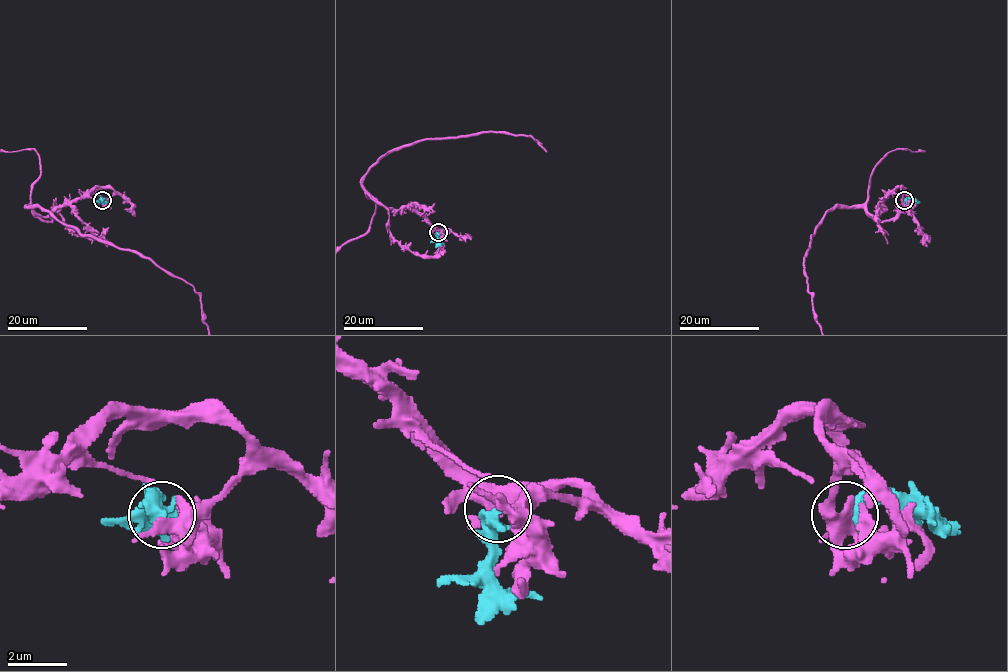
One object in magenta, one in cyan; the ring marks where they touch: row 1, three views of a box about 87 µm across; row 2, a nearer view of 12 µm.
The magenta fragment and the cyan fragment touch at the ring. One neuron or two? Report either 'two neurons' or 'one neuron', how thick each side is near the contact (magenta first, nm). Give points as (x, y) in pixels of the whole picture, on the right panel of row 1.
two neurons; calibres 280 and 500 nm

